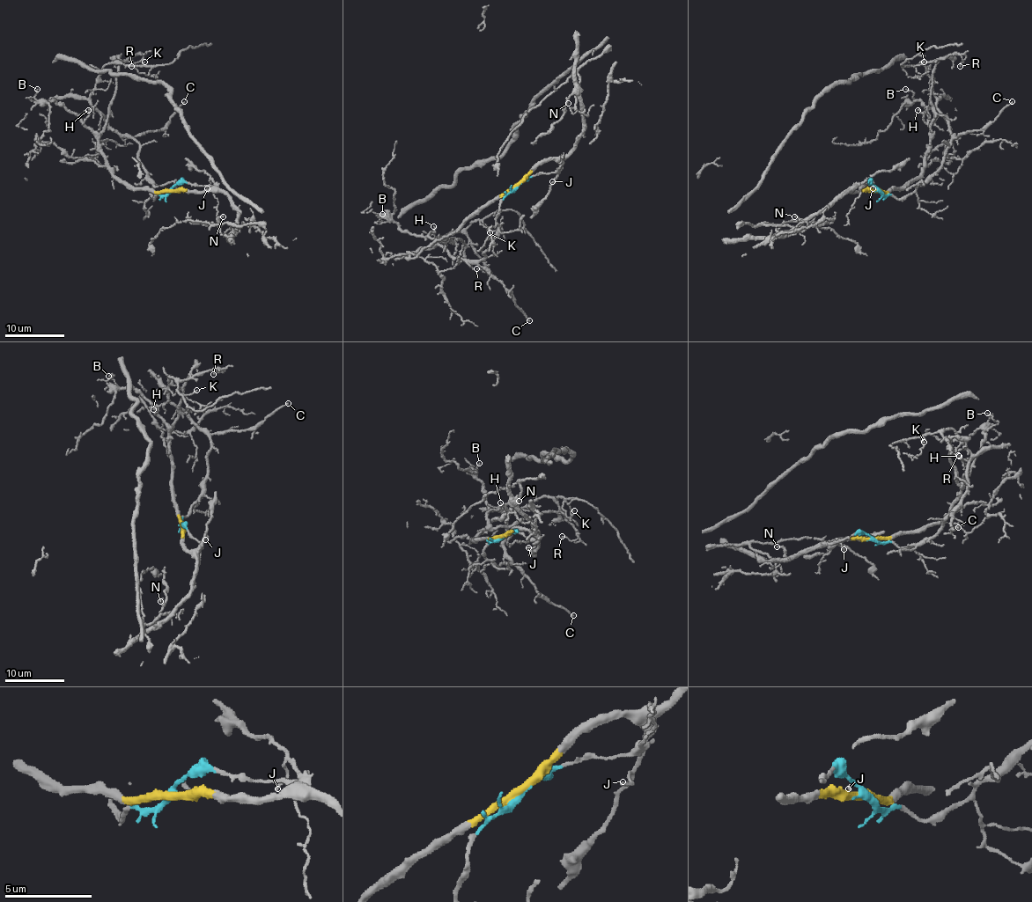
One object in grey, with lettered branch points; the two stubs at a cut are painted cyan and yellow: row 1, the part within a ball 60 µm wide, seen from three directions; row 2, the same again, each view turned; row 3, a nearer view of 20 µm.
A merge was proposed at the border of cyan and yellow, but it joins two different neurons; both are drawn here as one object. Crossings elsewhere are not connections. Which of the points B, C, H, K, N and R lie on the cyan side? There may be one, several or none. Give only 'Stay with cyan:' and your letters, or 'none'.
Stay with cyan: C, K, R

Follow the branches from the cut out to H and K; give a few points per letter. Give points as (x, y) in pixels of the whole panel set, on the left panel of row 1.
H: (171, 190), (131, 190), (112, 172), (97, 136), (84, 123), (88, 110)
K: (171, 190), (155, 199), (151, 194), (153, 181), (138, 145), (121, 136), (91, 103), (106, 64), (144, 61)

